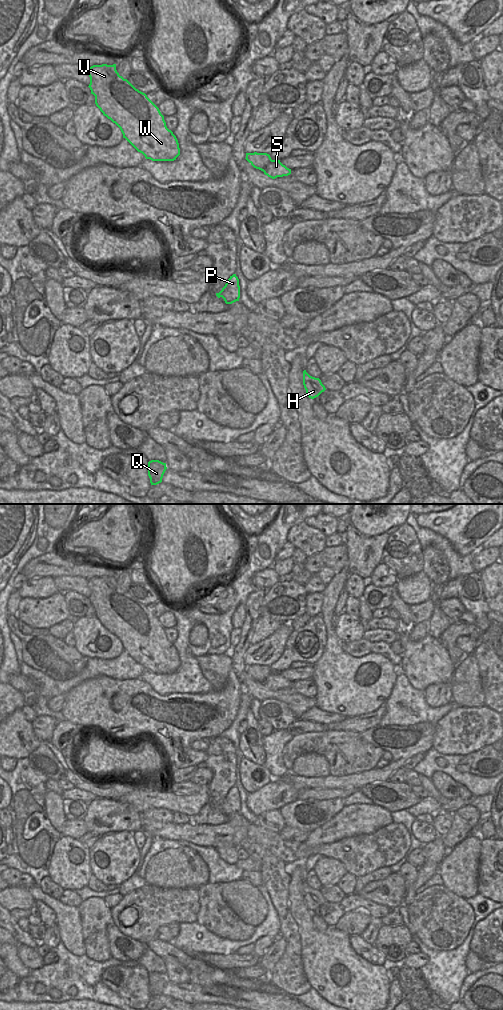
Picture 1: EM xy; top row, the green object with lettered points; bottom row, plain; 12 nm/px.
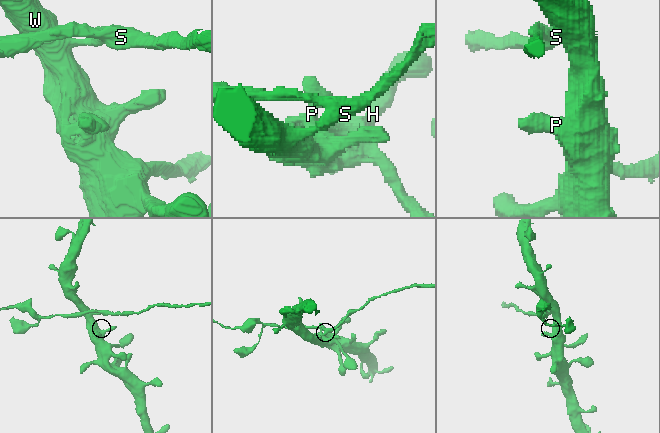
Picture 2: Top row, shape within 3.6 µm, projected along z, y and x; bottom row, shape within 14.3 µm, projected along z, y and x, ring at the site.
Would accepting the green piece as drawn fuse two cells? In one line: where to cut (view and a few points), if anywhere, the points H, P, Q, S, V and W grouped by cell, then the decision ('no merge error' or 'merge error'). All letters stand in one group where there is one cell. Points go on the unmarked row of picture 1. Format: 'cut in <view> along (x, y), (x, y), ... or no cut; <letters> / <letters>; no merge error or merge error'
cut in xy along (271, 671), (262, 682); H P Q V W / S; merge error

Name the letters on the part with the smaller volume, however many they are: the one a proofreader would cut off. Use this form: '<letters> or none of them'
S

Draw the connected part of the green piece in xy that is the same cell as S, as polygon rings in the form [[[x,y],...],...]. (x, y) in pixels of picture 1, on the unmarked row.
[[[271,672],[263,682],[268,689],[275,691],[277,689],[288,688],[291,686],[291,681],[283,677],[280,672]]]

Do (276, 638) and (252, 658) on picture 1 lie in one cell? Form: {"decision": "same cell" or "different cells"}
{"decision": "same cell"}

